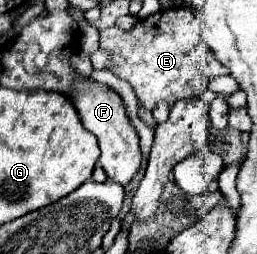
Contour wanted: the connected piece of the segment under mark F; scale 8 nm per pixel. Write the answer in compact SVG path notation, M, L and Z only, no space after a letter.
M82 78L76 84L76 88L72 90L70 100L80 114L84 128L98 138L98 144L100 144L100 150L102 150L100 164L102 164L106 176L110 180L126 186L134 178L134 174L140 170L142 154L140 154L140 148L138 148L138 134L136 134L130 118L126 114L122 96L102 82L96 82L92 78Z

